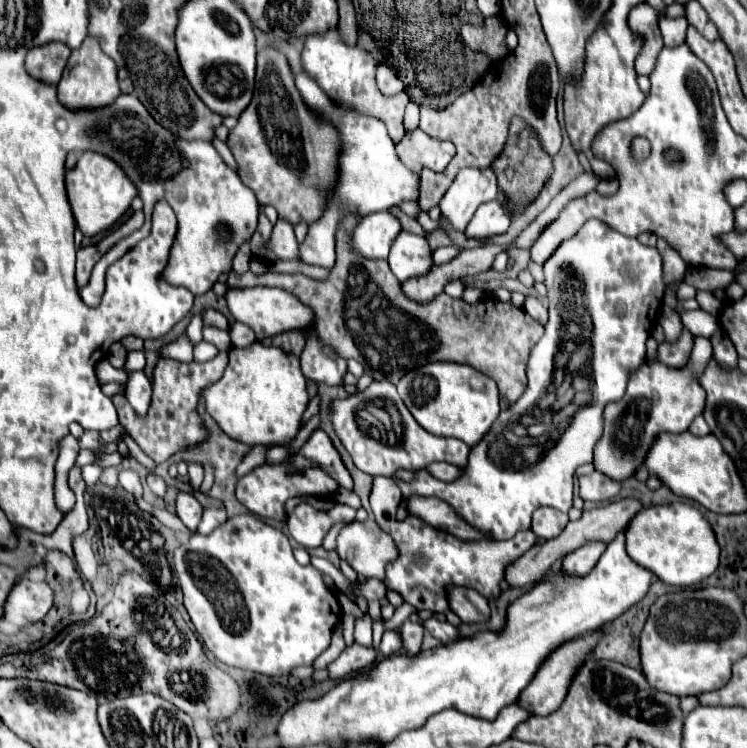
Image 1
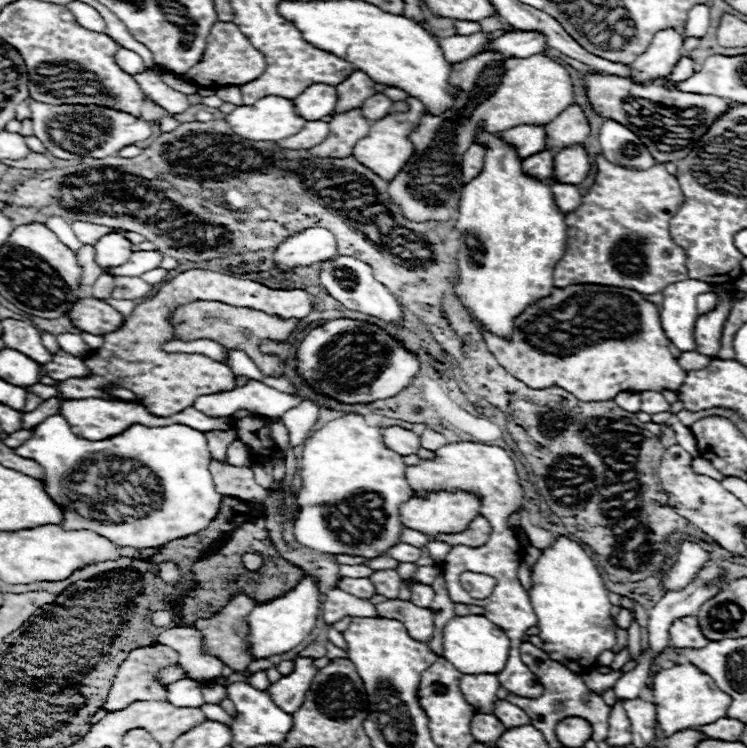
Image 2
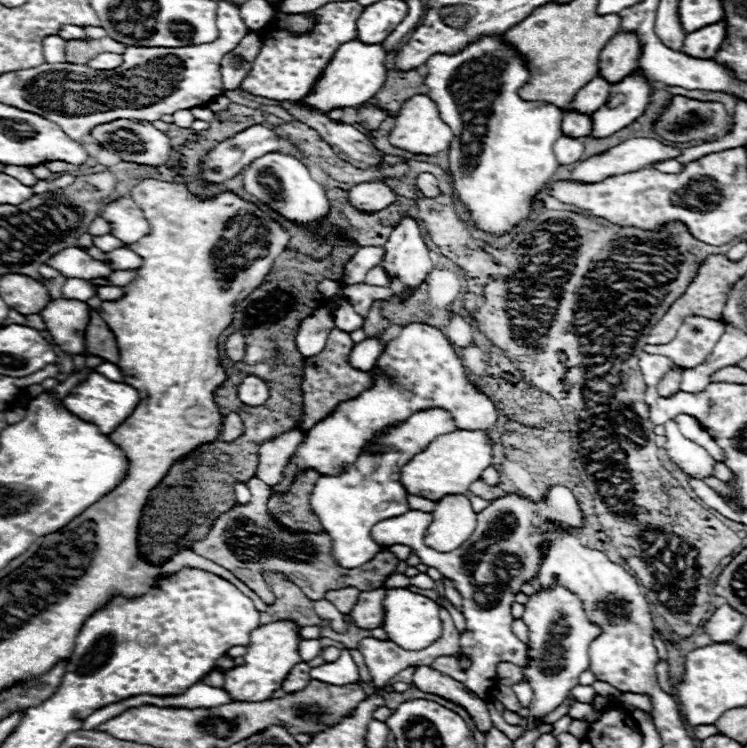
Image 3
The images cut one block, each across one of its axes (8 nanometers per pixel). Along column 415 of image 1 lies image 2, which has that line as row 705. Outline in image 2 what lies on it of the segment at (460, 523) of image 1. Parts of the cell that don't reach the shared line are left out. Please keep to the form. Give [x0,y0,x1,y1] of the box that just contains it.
[494,700,530,728]

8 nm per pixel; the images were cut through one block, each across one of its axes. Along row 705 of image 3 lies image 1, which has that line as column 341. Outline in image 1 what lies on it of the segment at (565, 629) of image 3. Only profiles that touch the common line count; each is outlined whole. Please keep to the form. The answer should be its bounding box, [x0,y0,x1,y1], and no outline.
[336,518,396,580]

